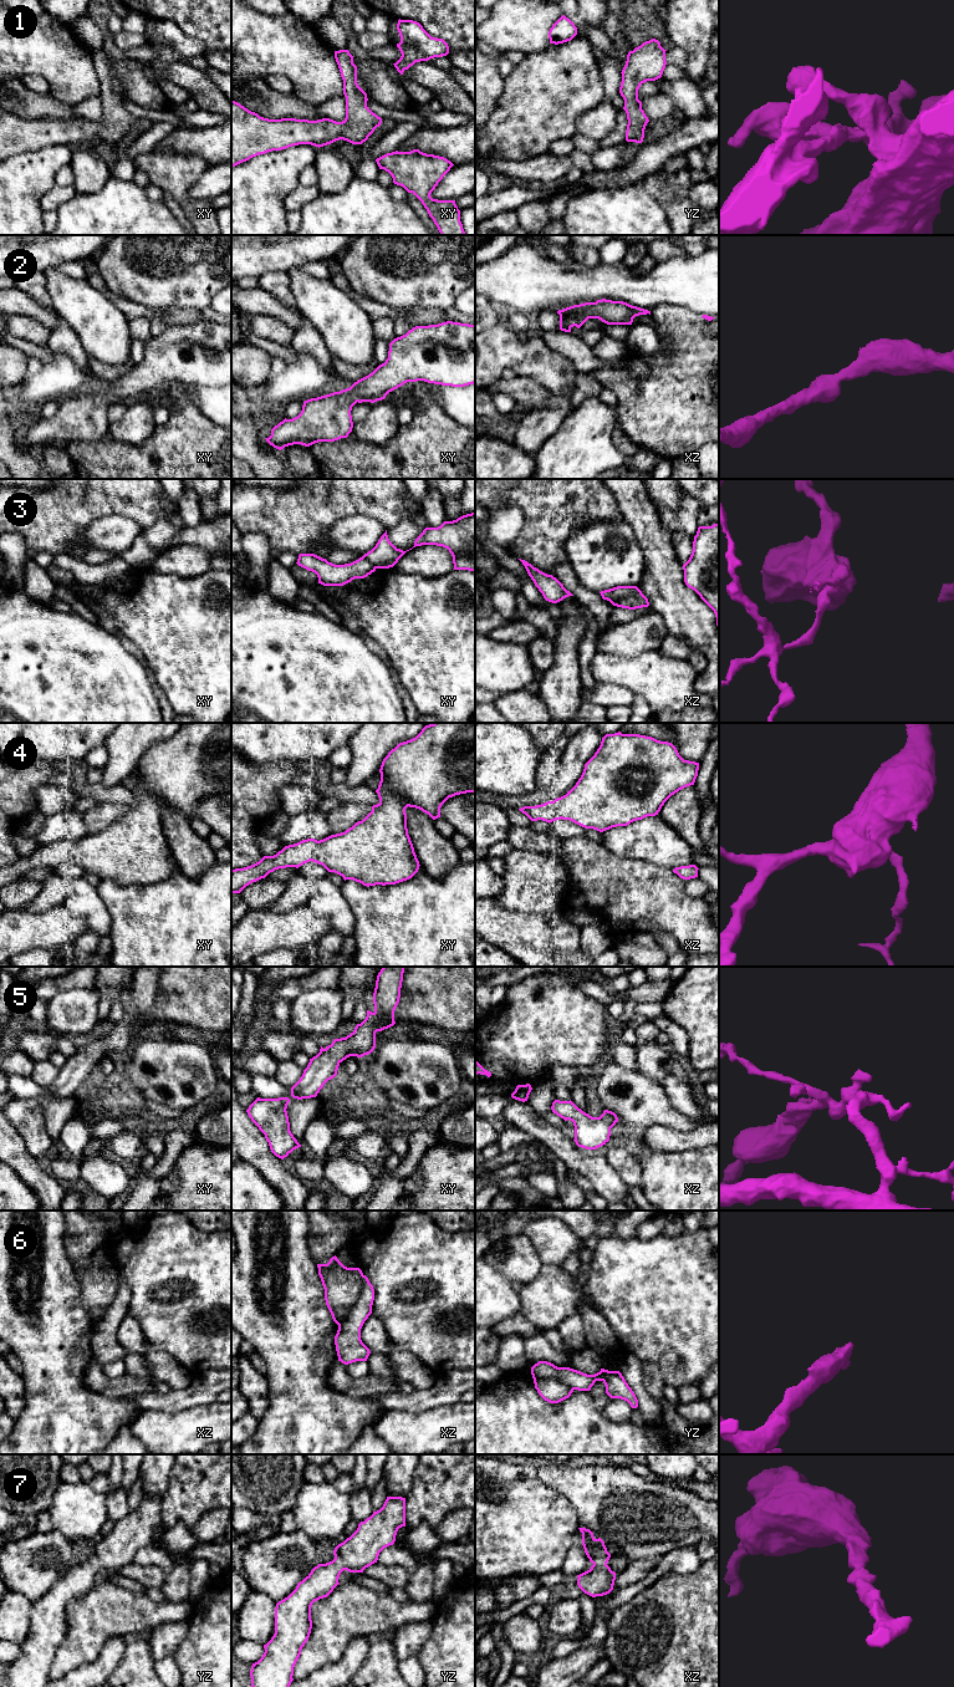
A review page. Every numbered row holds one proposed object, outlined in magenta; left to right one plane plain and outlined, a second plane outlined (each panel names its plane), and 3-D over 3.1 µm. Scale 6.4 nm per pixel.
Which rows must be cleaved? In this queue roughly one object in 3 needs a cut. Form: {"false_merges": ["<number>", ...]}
{"false_merges": ["3"]}

